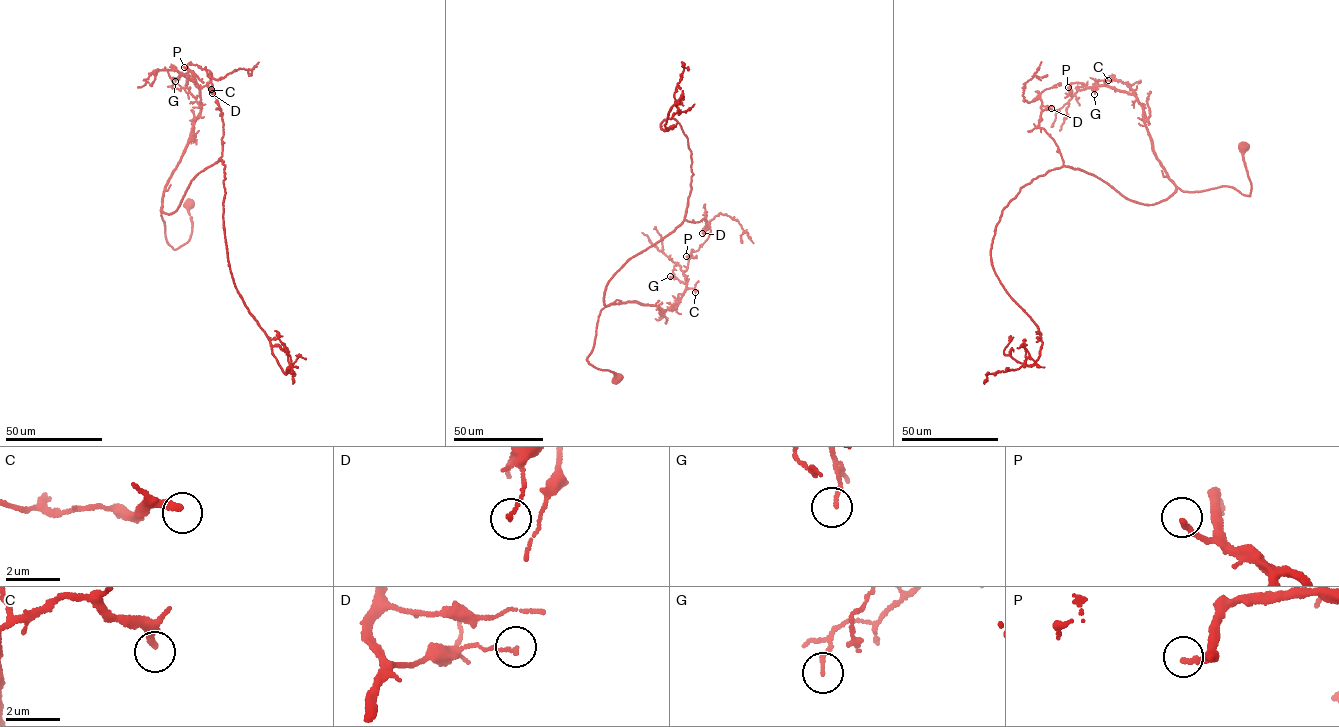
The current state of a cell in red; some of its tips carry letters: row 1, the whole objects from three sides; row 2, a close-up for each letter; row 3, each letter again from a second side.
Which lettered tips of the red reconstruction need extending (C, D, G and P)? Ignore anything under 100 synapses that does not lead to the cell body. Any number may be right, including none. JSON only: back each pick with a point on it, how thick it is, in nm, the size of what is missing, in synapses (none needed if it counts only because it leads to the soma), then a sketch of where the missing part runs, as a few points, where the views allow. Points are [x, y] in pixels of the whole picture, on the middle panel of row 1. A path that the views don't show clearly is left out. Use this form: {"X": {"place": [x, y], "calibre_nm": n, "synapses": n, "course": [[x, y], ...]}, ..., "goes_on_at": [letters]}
{"goes_on_at": []}

